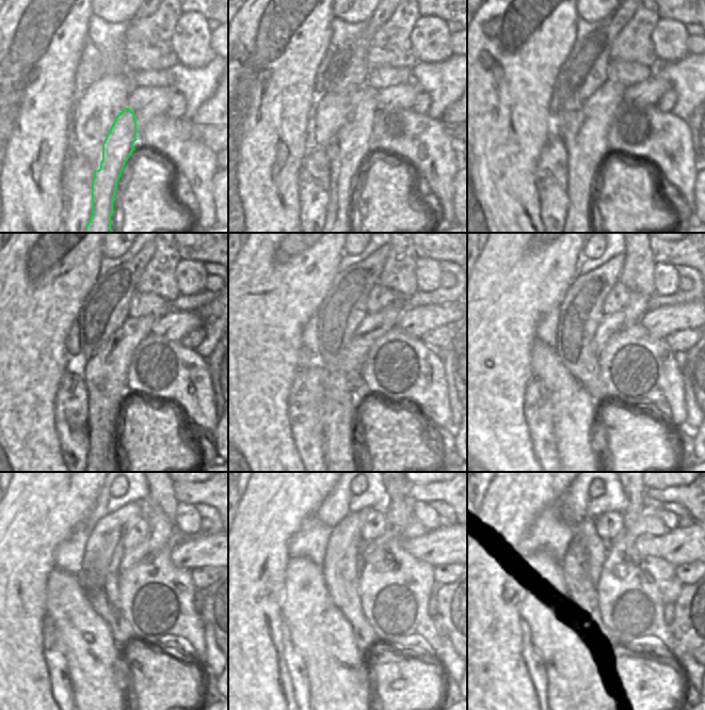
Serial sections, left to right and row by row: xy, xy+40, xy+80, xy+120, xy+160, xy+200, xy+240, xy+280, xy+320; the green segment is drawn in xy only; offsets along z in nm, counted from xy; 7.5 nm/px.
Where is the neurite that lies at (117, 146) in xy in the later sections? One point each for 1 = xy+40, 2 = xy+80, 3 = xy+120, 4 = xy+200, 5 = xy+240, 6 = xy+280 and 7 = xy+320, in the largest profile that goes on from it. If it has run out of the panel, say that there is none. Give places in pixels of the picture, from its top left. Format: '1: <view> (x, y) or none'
1: xy+40 (348, 150)
2: xy+80 (585, 135)
3: xy+120 (105, 374)
4: xy+200 (610, 325)
5: xy+240 (159, 527)
6: xy+280 (399, 513)
7: xy+320 (636, 493)

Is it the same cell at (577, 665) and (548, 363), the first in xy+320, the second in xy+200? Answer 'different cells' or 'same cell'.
same cell

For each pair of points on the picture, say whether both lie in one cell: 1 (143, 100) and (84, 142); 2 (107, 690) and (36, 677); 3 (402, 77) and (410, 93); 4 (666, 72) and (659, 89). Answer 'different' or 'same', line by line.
1: different
2: different
3: different
4: different

